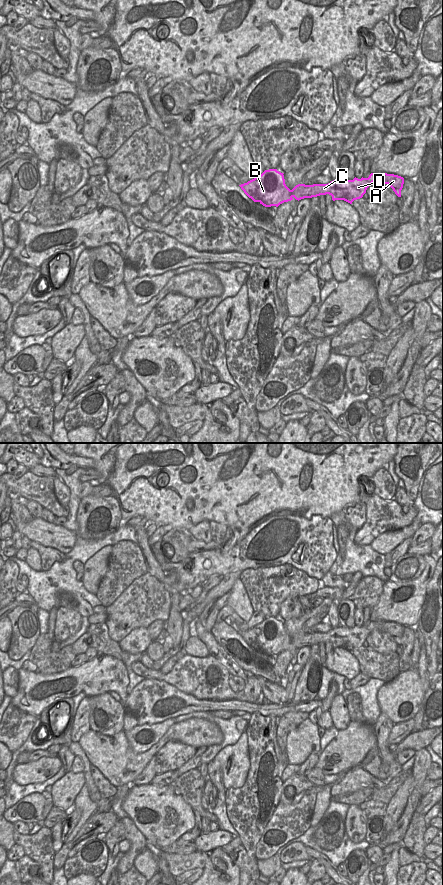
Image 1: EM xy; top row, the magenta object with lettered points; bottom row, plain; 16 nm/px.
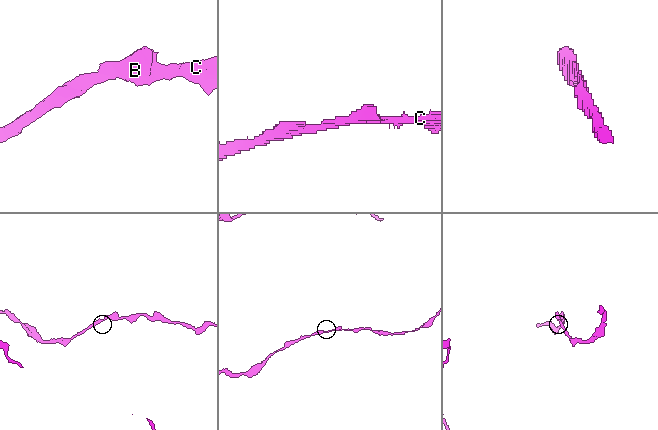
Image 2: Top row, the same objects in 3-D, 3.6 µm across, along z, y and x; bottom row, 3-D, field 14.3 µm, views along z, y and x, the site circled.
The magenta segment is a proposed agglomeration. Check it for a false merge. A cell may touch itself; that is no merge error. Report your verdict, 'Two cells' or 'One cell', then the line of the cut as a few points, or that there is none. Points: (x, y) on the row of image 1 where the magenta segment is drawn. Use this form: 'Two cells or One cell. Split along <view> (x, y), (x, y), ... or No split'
One cell. No split.

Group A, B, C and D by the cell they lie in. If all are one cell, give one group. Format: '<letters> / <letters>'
A B C D

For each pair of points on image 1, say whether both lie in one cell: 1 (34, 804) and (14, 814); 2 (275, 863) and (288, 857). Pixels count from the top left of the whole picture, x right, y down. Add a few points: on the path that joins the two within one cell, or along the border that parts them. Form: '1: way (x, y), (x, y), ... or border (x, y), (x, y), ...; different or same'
1: way (29, 809), (24, 810), (19, 815); same
2: border (279, 854), (281, 861); different

